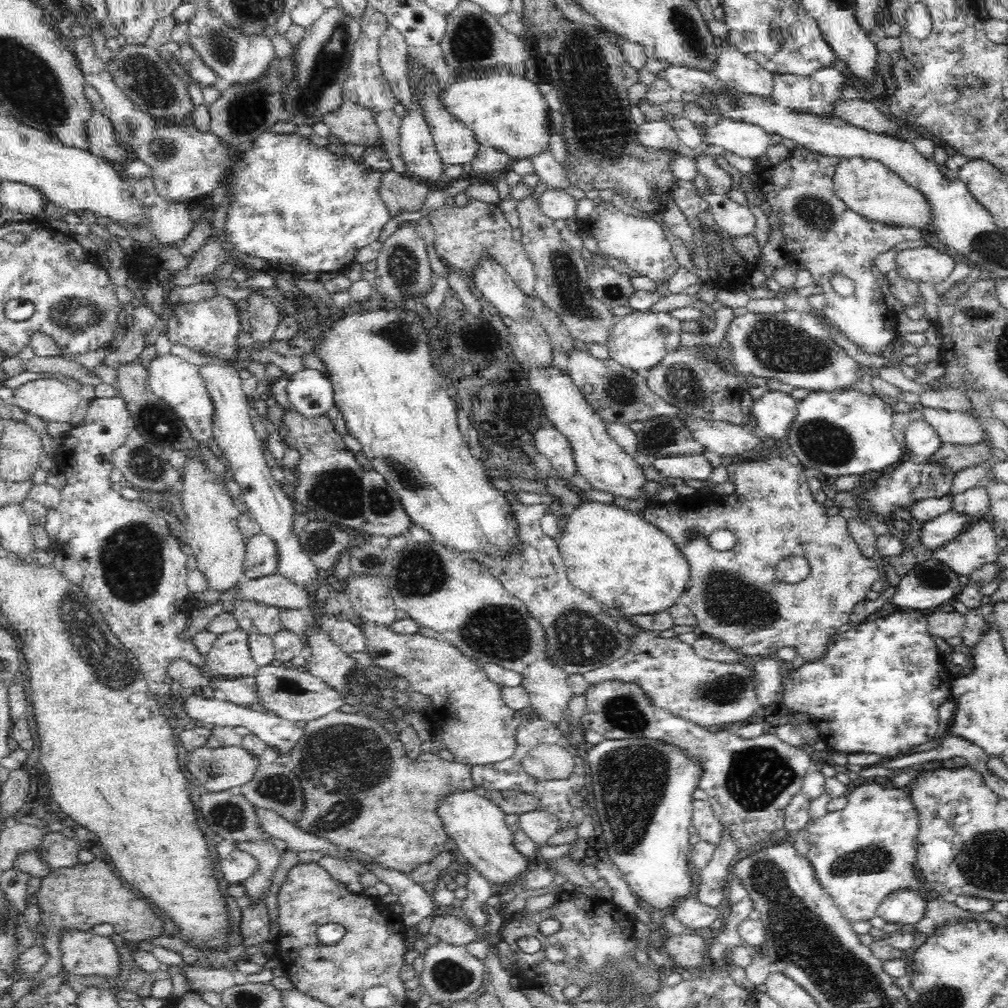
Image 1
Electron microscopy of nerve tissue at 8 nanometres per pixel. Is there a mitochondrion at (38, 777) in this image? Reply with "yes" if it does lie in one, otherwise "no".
no

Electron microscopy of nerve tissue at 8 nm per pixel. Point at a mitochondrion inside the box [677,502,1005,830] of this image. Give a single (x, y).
(756, 777)

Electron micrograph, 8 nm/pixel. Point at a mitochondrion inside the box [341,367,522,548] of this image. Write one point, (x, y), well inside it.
(406, 476)

